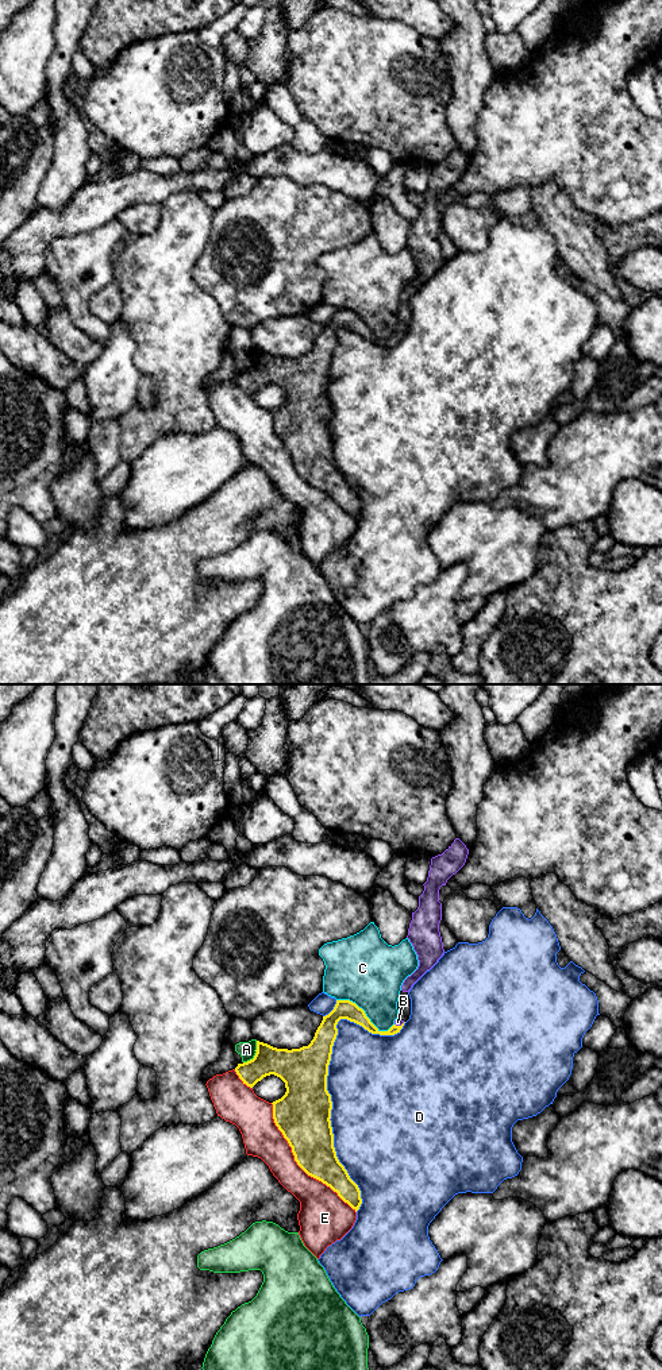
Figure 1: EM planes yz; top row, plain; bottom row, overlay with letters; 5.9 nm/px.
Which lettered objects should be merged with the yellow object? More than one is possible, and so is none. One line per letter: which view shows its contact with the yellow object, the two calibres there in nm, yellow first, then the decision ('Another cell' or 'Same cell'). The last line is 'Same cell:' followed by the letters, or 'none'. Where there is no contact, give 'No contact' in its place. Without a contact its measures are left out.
A: Touches yellow in yz. Thickness 220 nm (yellow) against 100 nm. Another cell
B: Touches yellow in yz. Thickness 90 nm (yellow) against 50 nm. Same cell
C: Touches yellow in yz. Thickness 120 nm (yellow) against 400 nm. Another cell
D: Touches yellow in yz. Thickness 320 nm (yellow) against 480 nm. Another cell
E: Touches yellow in yz. Thickness 300 nm (yellow) against 220 nm. Another cell
Same cell: B

